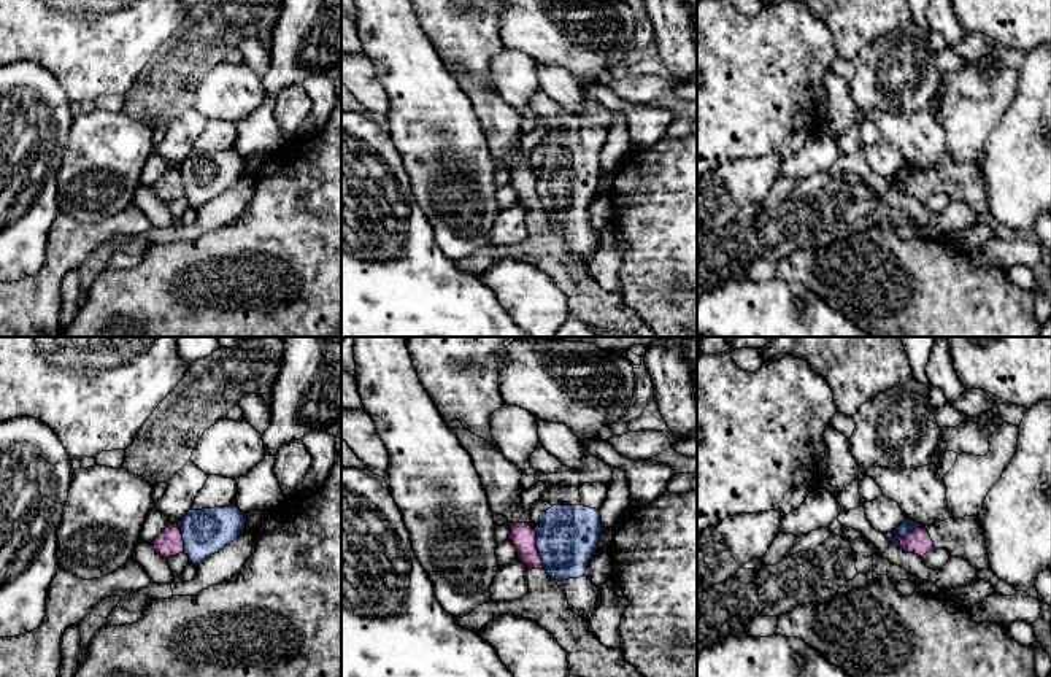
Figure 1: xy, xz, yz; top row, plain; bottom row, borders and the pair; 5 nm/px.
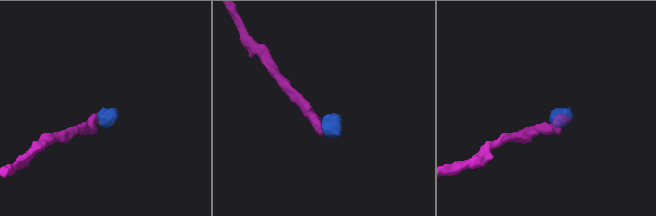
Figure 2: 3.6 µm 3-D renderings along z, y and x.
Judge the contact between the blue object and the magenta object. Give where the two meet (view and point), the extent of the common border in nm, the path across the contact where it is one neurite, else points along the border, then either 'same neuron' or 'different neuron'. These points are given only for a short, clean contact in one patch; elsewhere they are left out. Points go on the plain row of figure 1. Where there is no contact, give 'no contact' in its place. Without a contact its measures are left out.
meets blue in yz at (907, 178); contact 160 nm long; border along yz (921, 170), (916, 170), (905, 180), (893, 178); different neuron

